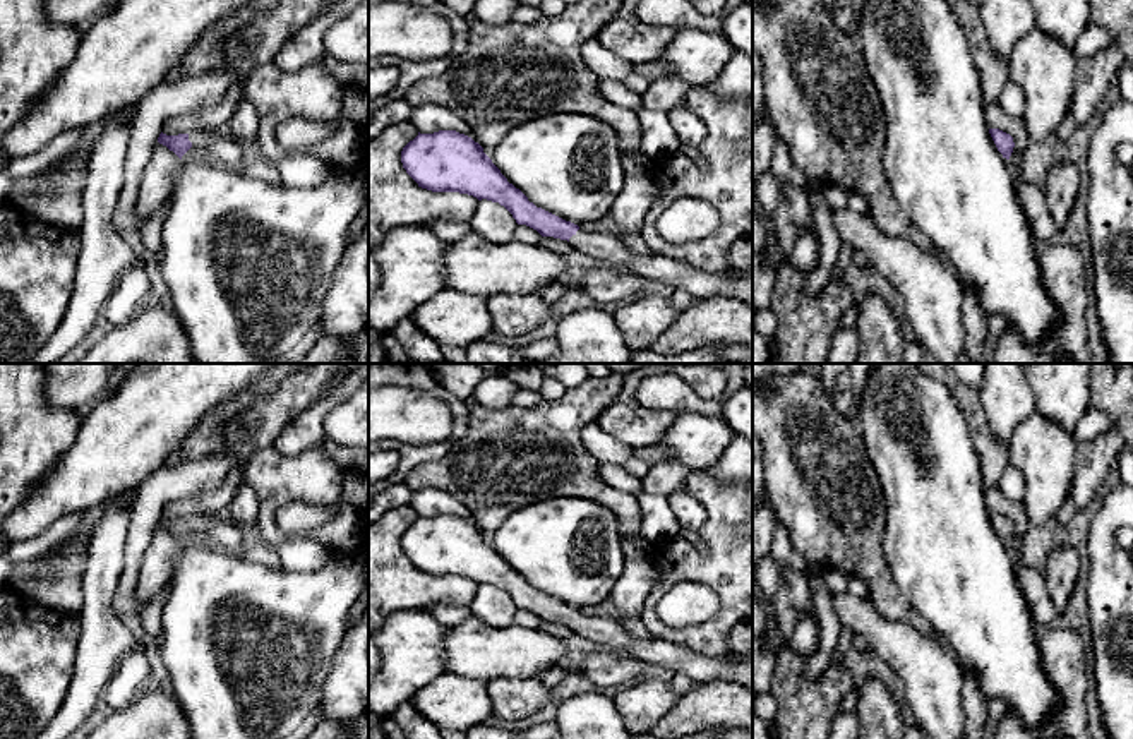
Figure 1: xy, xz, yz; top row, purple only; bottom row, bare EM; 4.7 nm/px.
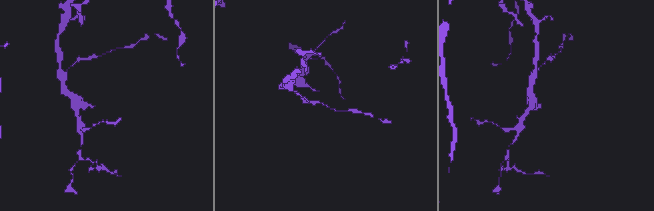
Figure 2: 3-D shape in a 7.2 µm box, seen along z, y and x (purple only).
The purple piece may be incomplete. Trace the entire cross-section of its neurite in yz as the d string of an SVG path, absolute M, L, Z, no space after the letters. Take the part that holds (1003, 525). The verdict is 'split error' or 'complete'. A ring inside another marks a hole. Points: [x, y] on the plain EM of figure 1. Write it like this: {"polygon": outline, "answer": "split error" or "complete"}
{"polygon": "M989 513L989 518L1003 542L1010 544L1015 532L1013 521L999 513Z", "answer": "complete"}

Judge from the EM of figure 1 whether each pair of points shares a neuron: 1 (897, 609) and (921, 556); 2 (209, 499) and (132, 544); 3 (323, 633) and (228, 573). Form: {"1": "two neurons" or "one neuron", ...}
{"1": "two neurons", "2": "two neurons", "3": "one neuron"}

